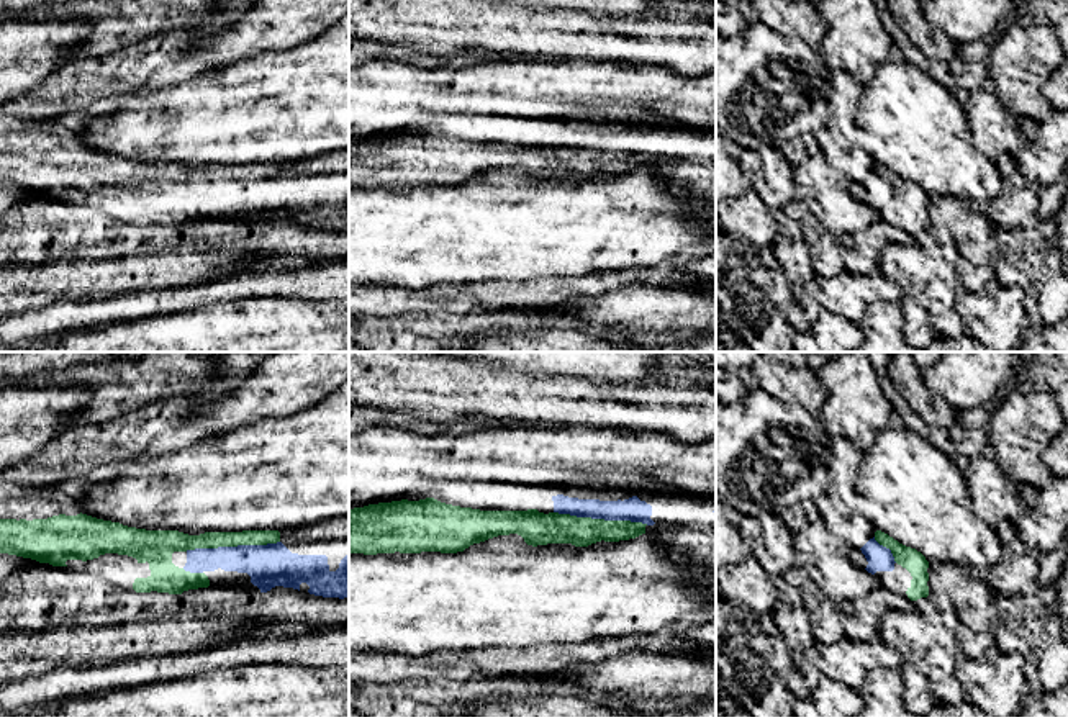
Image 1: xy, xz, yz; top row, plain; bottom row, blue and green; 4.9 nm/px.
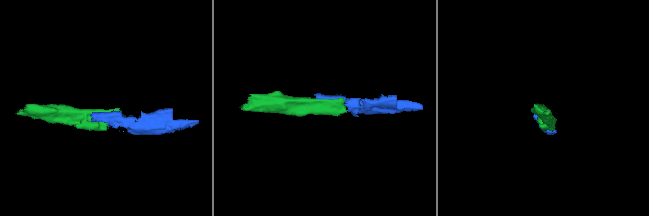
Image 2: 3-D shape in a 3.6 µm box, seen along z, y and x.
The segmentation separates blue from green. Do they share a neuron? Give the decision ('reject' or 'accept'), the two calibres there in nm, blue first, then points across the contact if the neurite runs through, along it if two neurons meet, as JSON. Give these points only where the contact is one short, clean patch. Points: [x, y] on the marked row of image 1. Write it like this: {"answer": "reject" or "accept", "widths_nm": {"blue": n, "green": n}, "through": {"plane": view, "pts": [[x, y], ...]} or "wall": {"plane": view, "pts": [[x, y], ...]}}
{"answer": "accept", "widths_nm": {"blue": 220, "green": 100}}

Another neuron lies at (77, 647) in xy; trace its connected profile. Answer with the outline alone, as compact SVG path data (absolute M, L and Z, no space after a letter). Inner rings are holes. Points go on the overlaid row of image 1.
M211 614L128 622L115 627L59 627L0 632L0 686L52 668L98 668L123 660L193 653L251 634L298 632L292 624L252 616Z

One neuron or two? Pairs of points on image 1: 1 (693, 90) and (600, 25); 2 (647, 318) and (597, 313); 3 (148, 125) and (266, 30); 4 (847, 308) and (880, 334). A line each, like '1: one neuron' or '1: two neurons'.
1: two neurons
2: one neuron
3: two neurons
4: two neurons

